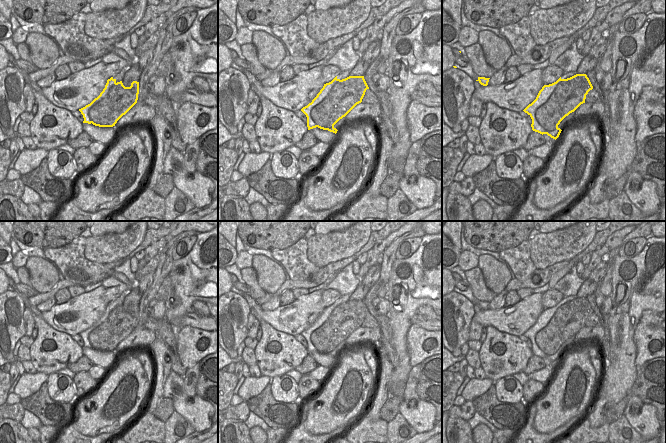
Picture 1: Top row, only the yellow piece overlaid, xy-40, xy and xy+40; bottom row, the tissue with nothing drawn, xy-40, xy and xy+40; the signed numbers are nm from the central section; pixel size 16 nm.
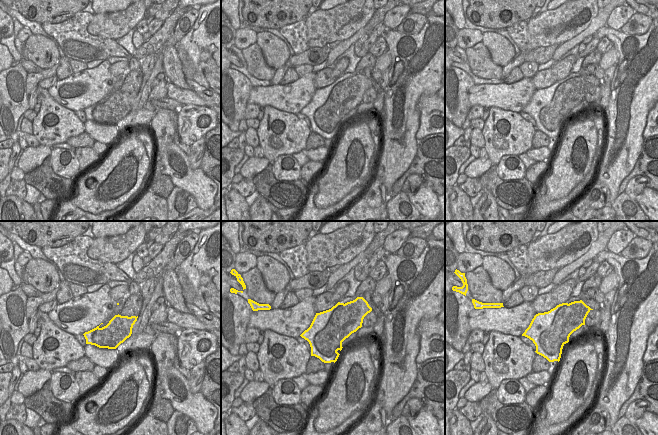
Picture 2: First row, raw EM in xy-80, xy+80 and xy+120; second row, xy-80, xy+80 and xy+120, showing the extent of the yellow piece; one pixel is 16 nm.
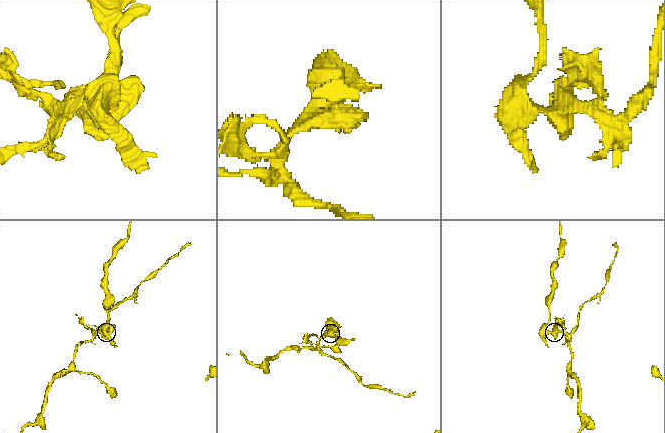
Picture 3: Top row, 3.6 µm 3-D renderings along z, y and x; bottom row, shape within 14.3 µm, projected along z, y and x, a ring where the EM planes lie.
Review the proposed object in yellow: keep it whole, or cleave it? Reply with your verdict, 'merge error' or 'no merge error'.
merge error

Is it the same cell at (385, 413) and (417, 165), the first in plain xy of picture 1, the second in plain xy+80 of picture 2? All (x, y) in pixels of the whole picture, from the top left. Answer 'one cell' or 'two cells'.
one cell

